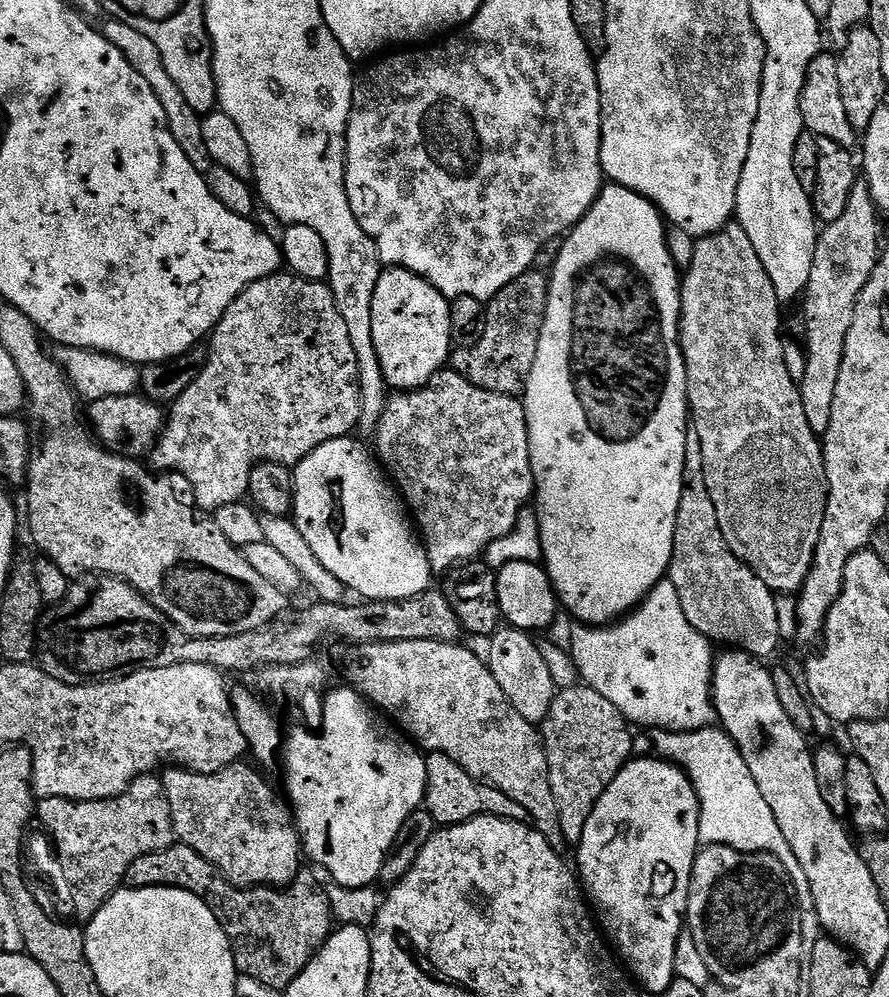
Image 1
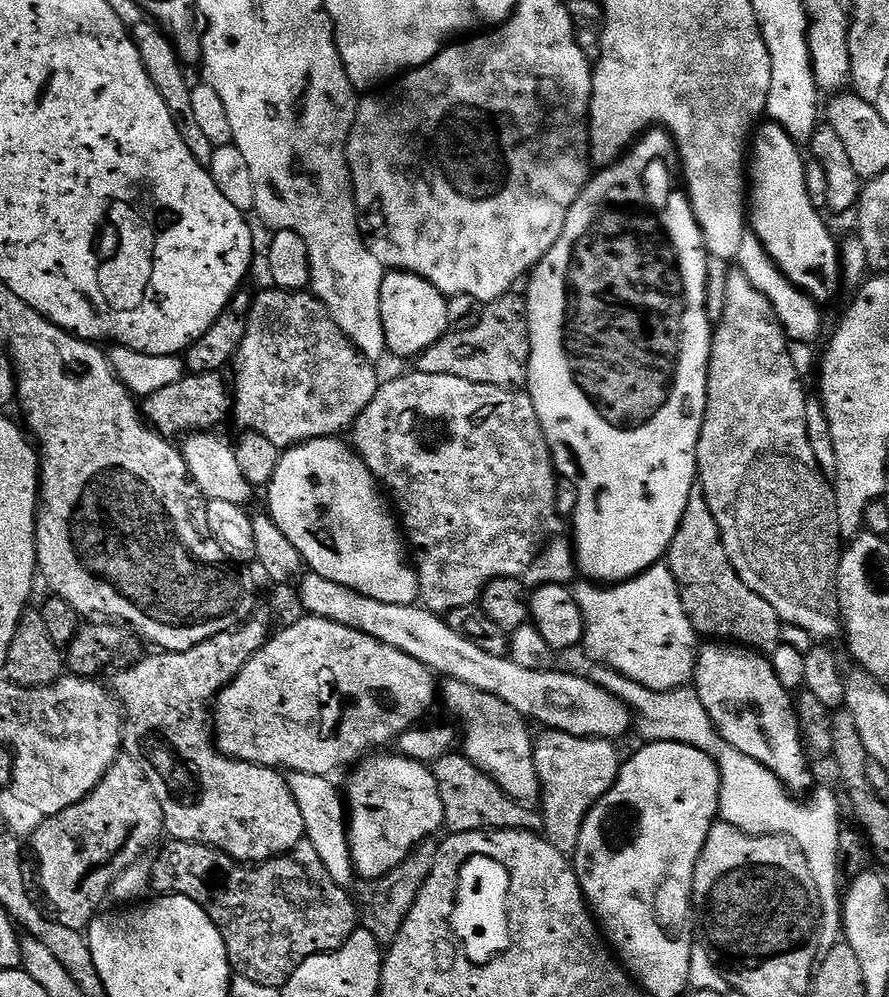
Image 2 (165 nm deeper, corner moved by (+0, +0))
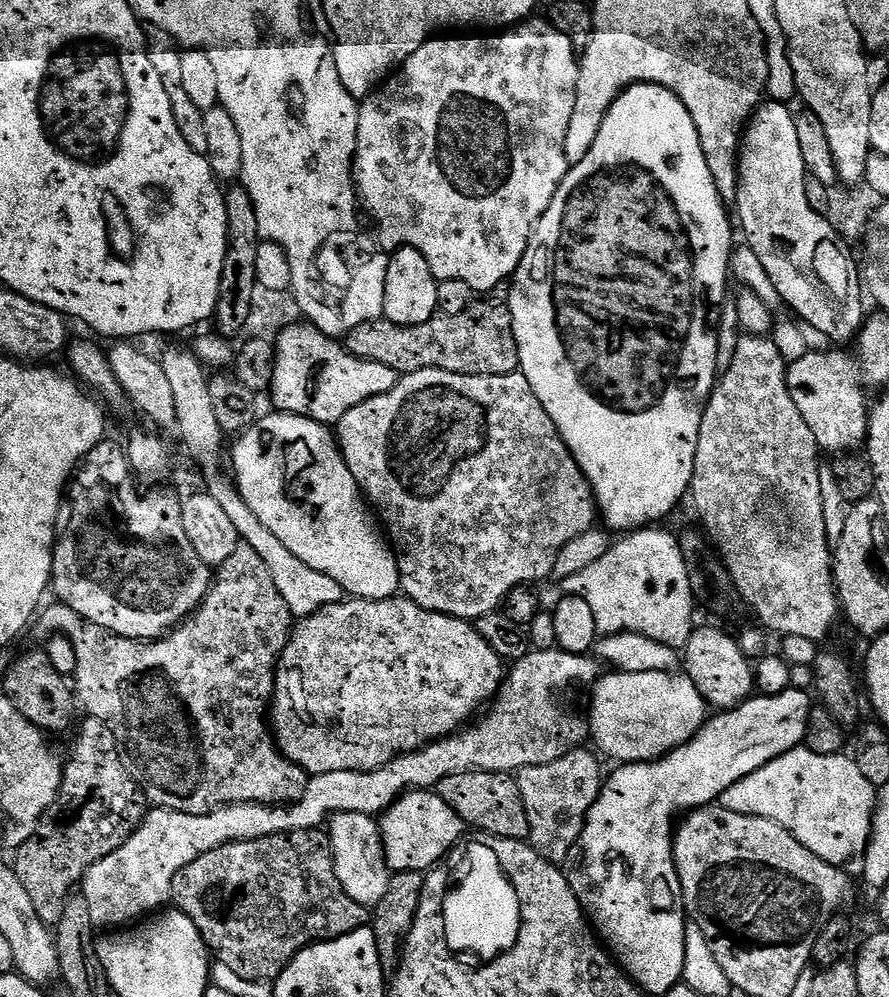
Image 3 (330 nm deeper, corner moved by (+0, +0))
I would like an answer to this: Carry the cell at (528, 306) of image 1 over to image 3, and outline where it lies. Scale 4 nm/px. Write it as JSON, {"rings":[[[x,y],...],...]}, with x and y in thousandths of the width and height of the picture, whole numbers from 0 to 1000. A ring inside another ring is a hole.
{"rings":[[[532,303],[520,315],[492,315],[470,327],[452,327],[434,320],[407,323],[389,338],[389,348],[416,363],[430,363],[448,375],[492,369],[525,377],[568,377],[585,367],[576,315],[566,304]]]}

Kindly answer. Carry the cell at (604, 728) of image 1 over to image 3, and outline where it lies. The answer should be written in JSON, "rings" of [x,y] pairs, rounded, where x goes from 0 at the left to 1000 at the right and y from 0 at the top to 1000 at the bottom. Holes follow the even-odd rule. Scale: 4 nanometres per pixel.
{"rings":[[[657,748],[647,750],[637,756],[637,760],[614,764],[614,768],[588,770],[579,779],[592,808],[592,820],[596,820],[594,843],[611,863],[627,869],[633,868],[651,848],[657,821],[661,819],[661,813],[668,808],[677,789],[672,755],[659,751]]]}

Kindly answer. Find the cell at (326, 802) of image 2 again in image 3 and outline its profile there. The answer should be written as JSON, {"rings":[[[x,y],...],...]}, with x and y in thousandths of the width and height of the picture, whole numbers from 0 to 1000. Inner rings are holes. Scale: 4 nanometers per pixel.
{"rings":[[[379,814],[368,823],[369,851],[373,854],[376,877],[398,901],[398,905],[411,909],[422,909],[434,897],[439,872],[432,864],[432,846],[427,841],[427,827],[420,819],[412,816],[398,816],[397,814]]]}

